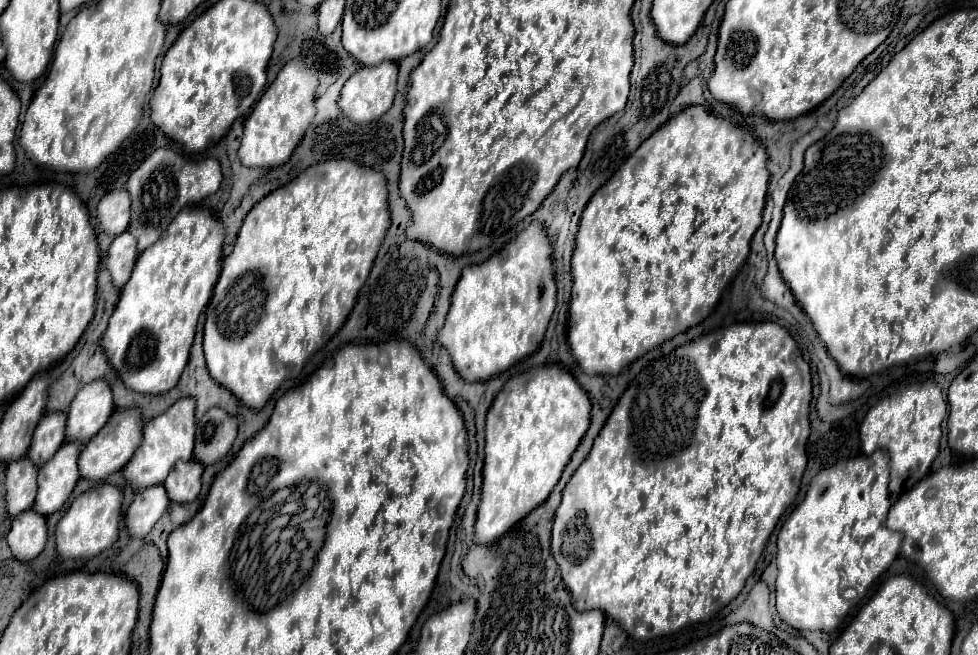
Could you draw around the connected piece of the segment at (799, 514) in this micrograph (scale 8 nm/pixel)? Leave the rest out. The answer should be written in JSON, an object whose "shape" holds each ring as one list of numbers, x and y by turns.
{"shape":[[876,450,870,456,856,456,846,462,836,462,818,472,804,500,794,508,778,534,778,578,776,578,776,610,778,616,796,630,834,630,848,610,858,604,868,586,894,562,900,552,902,534,886,528,886,514,890,510,888,490,890,454]]}

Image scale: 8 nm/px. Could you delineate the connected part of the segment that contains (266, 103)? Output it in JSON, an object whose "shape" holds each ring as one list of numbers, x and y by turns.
{"shape":[[292,58,288,64,280,68,276,80,268,86,268,90,262,94,262,98,256,102,254,110,244,122,244,134,238,150,238,158,244,166,272,168,288,162,292,150,302,140,306,128,310,126,316,114,316,88,318,76,302,58]]}

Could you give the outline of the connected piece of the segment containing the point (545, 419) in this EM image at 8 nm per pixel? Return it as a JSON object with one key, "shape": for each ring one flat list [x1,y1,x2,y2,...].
{"shape":[[558,364,532,366,510,378,486,414,486,458,476,542,490,544,540,506,590,426,590,398]]}

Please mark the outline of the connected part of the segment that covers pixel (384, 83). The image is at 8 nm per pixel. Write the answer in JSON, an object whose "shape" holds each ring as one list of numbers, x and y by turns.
{"shape":[[380,62,378,66,368,66,368,68,360,68,356,70,344,84,342,94,340,94,340,108,342,112,352,120,352,122,372,122,376,118,380,118,382,114,386,114,394,102,396,96,396,74,398,74,398,66,394,62]]}

